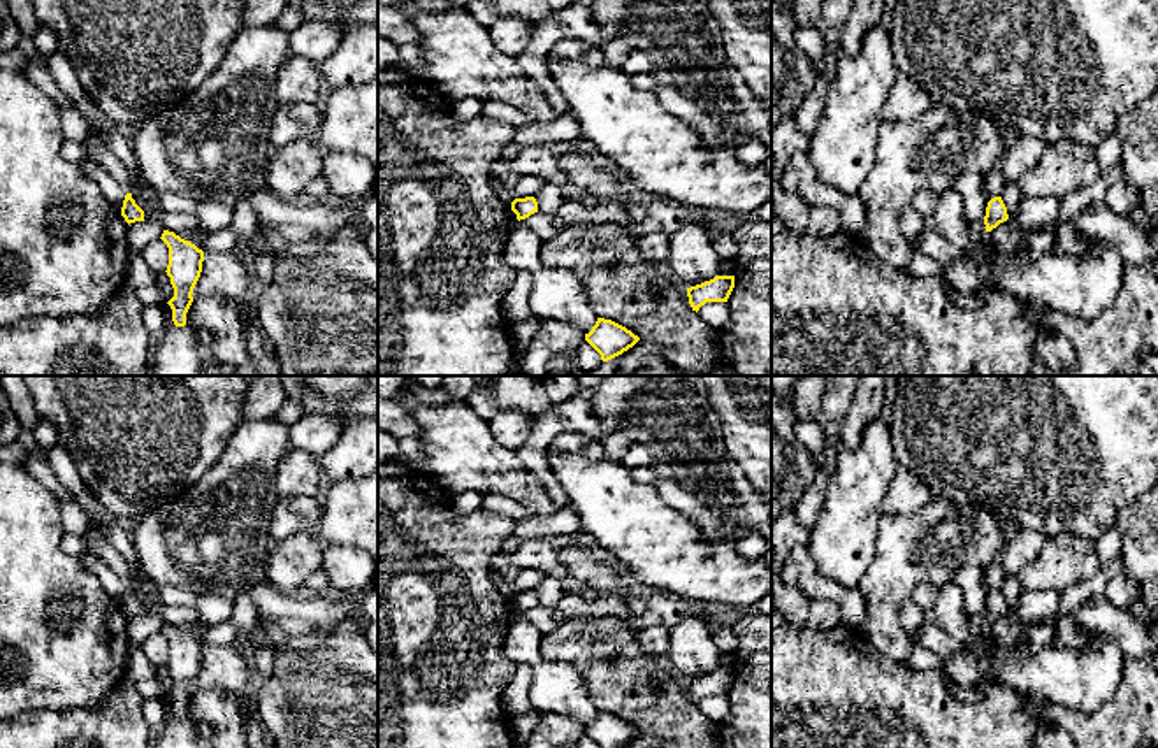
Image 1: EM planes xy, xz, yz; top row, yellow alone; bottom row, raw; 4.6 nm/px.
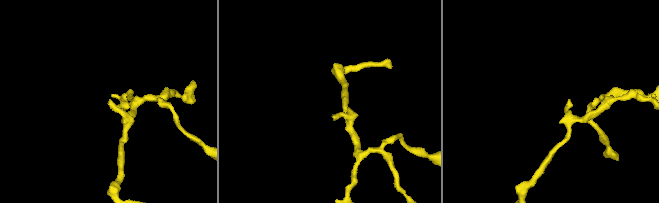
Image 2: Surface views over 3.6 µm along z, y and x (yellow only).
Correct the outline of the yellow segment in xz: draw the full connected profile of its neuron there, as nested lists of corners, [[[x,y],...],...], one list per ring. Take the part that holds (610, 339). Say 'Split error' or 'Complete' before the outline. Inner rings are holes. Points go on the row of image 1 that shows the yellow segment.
Complete. [[[597,318],[592,330],[585,334],[585,341],[601,355],[603,362],[608,362],[633,348],[640,337],[612,320]]]

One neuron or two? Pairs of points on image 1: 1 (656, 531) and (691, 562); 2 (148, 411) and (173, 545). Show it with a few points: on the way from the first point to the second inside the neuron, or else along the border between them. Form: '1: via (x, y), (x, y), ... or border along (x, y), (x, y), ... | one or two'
1: via (665, 539), (677, 552), (684, 553) | one
2: border along (199, 478), (174, 497), (129, 524) | two

